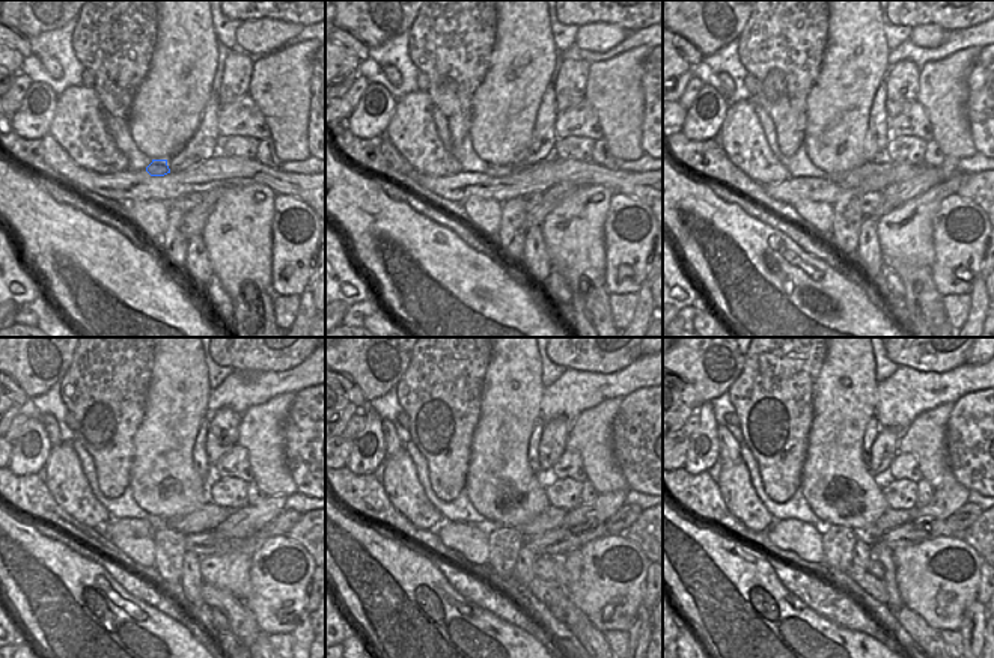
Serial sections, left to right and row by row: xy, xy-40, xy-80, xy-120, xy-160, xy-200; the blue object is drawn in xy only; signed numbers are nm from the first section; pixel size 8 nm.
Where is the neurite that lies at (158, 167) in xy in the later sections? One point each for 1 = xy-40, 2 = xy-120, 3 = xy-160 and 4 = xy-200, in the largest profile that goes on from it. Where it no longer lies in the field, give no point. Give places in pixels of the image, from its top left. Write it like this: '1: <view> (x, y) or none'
1: xy-40 (493, 170)
2: xy-120 (207, 518)
3: xy-160 (550, 518)
4: xy-200 (890, 518)

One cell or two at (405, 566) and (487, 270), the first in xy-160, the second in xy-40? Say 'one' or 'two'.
one

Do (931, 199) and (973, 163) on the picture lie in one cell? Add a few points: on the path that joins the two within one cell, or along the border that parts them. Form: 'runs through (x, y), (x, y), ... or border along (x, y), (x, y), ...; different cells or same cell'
border along (957, 170), (966, 175); different cells

